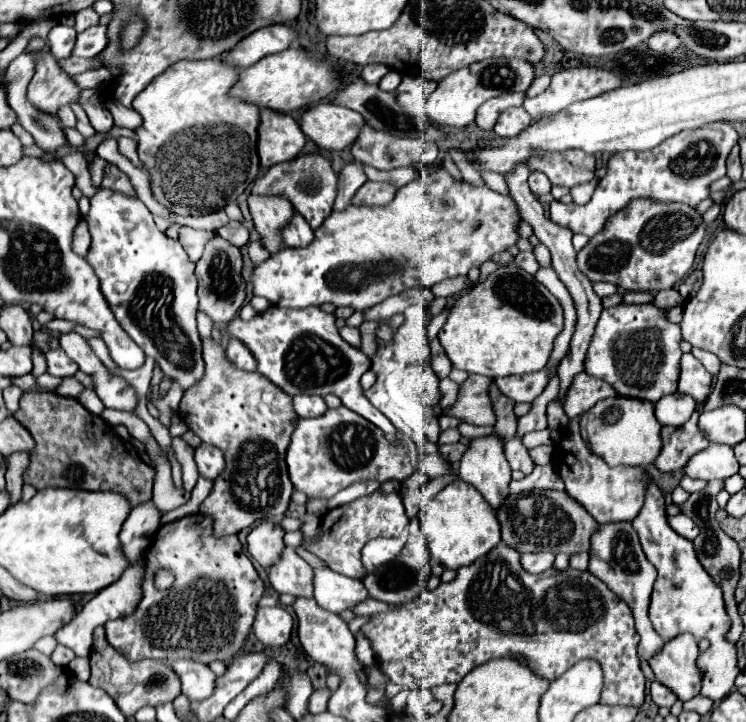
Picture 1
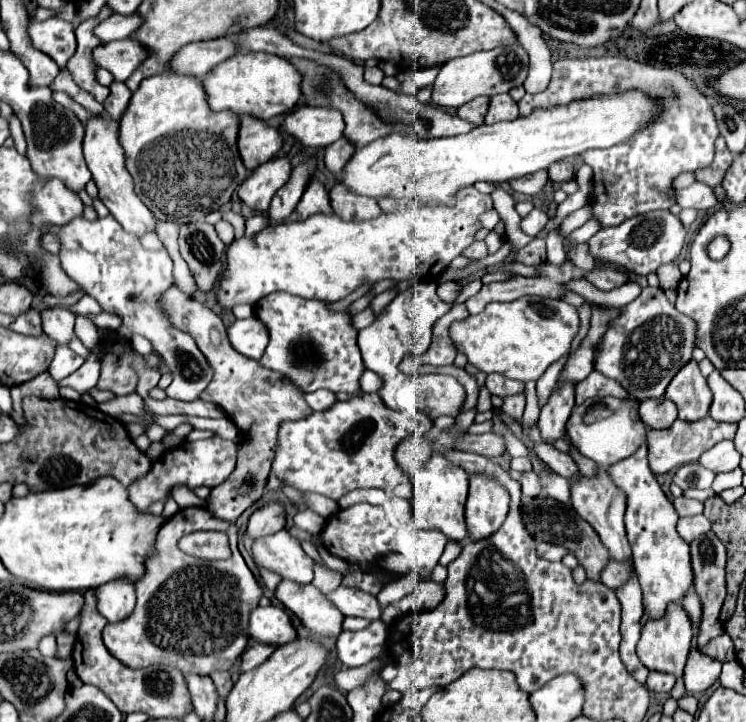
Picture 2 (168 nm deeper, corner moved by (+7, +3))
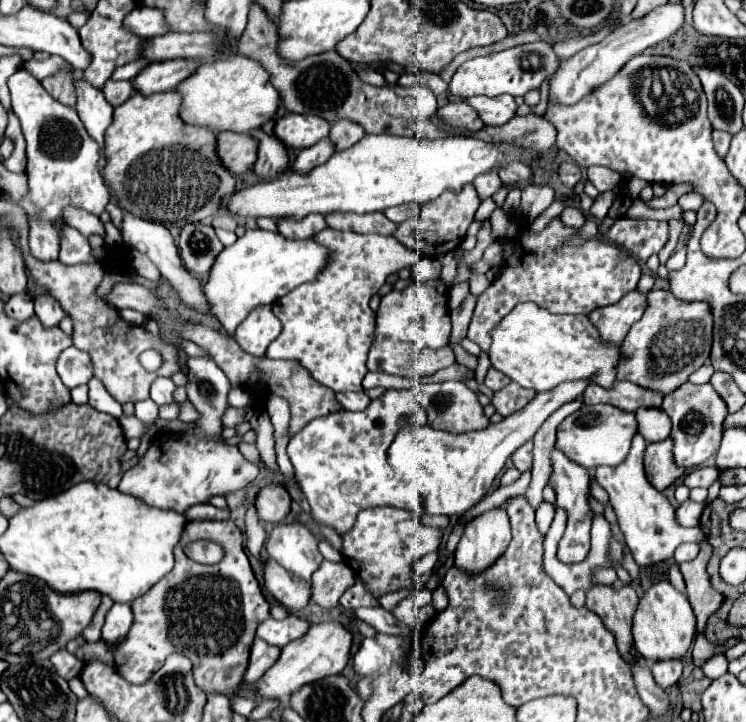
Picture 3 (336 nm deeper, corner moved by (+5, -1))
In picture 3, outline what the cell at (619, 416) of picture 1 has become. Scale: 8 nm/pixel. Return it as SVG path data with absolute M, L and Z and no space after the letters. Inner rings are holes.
M583 405L579 411L569 415L557 429L557 445L559 449L577 461L585 469L595 469L599 465L615 467L625 461L631 449L631 437L637 433L635 413L627 413L619 407L611 405Z

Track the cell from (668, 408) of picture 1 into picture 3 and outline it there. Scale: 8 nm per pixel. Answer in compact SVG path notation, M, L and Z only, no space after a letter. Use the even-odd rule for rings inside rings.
M637 409L637 423L639 433L647 443L663 441L671 435L671 419L663 409Z

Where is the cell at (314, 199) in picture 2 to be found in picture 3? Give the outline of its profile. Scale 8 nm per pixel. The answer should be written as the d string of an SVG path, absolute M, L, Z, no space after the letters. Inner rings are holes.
M307 215L303 219L275 219L277 221L277 231L283 237L289 239L305 239L313 237L315 233L323 231L327 227L325 215Z

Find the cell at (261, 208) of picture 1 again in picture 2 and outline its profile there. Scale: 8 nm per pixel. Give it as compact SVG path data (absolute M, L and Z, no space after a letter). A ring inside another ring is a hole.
M273 157L273 161L259 165L239 189L241 201L249 205L253 211L265 213L269 209L273 195L289 179L289 173L291 173L291 163L287 157Z

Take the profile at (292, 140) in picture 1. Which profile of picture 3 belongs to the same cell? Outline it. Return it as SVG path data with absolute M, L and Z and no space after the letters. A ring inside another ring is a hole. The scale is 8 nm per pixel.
M231 131L219 133L217 153L223 165L235 175L243 175L253 169L257 161L257 149L259 141L255 141L255 137L249 133L231 133Z

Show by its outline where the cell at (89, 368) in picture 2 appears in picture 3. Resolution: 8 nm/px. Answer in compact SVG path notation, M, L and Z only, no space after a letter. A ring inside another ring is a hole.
M91 377L91 381L87 383L89 387L89 403L93 405L93 409L99 409L103 413L109 413L113 417L121 417L123 411L121 411L121 405L109 397L105 385L97 379L97 377Z

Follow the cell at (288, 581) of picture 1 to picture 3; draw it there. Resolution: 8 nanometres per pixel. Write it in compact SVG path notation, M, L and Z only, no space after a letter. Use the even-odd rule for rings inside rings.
M275 525L265 541L265 553L295 577L311 579L323 557L317 549L317 537L303 525Z

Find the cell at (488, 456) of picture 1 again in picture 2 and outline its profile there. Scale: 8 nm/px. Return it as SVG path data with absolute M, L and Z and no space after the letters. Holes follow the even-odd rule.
M471 477L469 483L471 489L465 503L467 537L483 541L503 525L509 511L509 495L489 477Z

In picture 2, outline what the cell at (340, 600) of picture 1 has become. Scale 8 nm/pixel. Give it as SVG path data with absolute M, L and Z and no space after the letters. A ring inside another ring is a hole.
M341 585L333 593L329 593L327 599L331 603L335 603L343 615L365 617L369 621L375 621L381 617L381 609L379 609L377 599L369 597L367 593L361 593L359 589L343 589L343 585Z

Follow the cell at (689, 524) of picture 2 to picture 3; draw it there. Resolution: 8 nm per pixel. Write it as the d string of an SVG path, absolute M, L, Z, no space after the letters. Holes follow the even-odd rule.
M683 543L675 551L675 561L683 563L683 561L689 561L689 559L695 559L697 553L699 553L699 545L697 543Z

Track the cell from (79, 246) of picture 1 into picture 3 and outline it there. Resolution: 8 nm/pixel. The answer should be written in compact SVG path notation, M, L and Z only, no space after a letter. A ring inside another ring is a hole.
M29 71L13 73L7 85L11 91L13 113L19 117L27 141L25 173L29 177L29 193L21 201L21 207L27 211L31 225L29 249L33 257L51 261L59 255L59 229L55 223L63 221L63 207L77 205L93 215L101 215L111 199L111 191L97 169L99 145L87 135L77 111L53 99Z

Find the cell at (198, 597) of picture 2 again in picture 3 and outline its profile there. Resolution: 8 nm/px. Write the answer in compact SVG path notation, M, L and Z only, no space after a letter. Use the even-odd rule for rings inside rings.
M231 519L185 523L183 539L175 545L173 571L137 597L131 607L135 621L129 633L111 649L115 669L123 679L129 683L145 683L147 677L163 667L171 653L183 653L193 663L197 687L205 693L225 695L237 691L247 669L255 629L269 617L269 603L243 551L243 535ZM197 539L223 545L227 557L217 565L201 565L187 559L183 547Z

